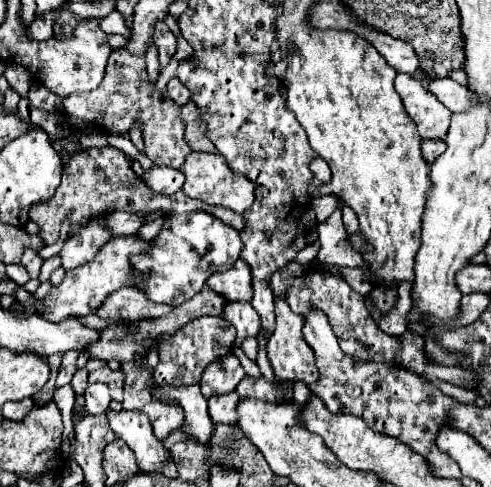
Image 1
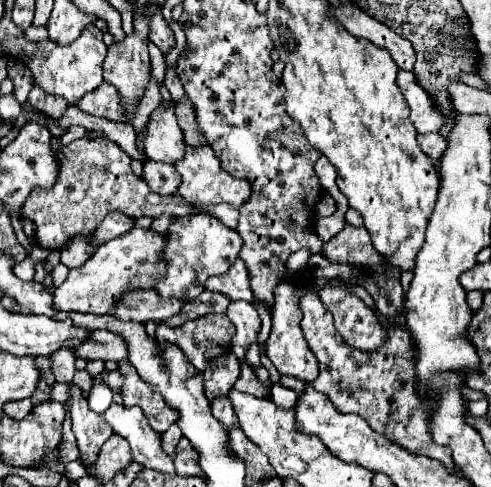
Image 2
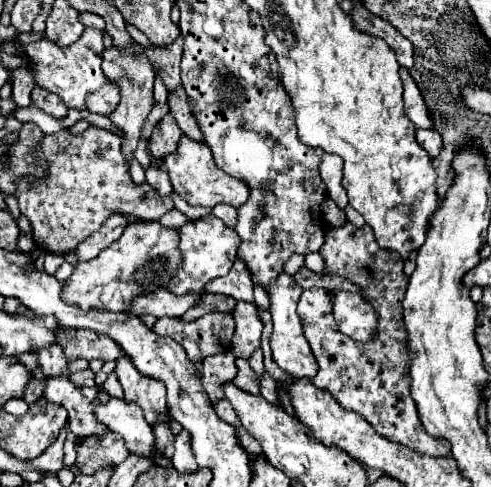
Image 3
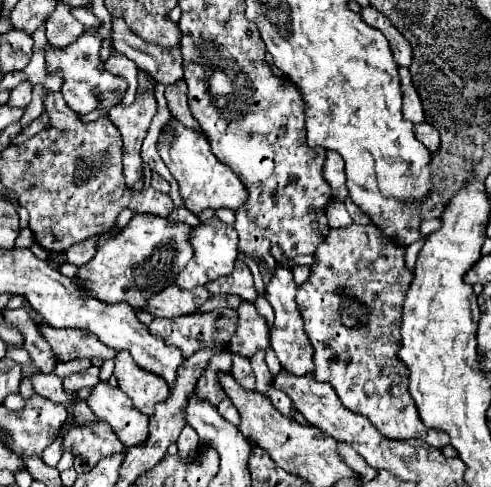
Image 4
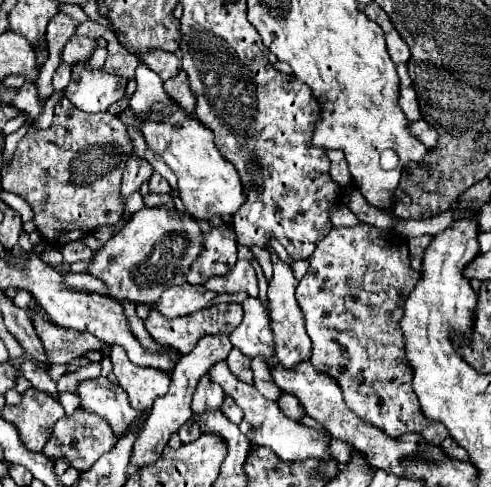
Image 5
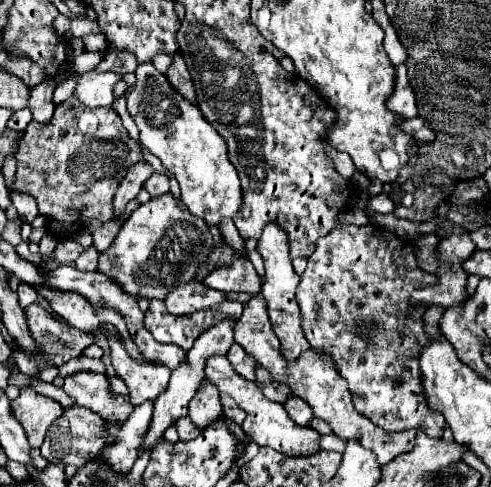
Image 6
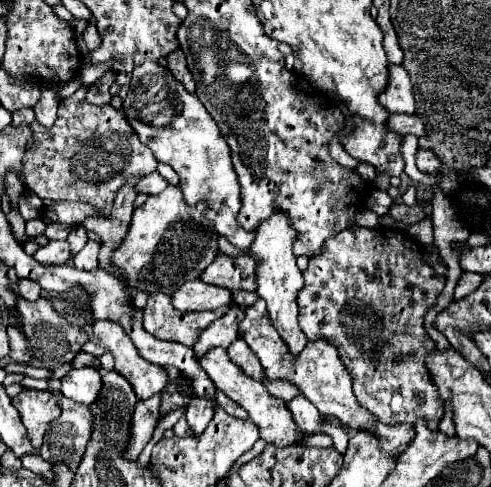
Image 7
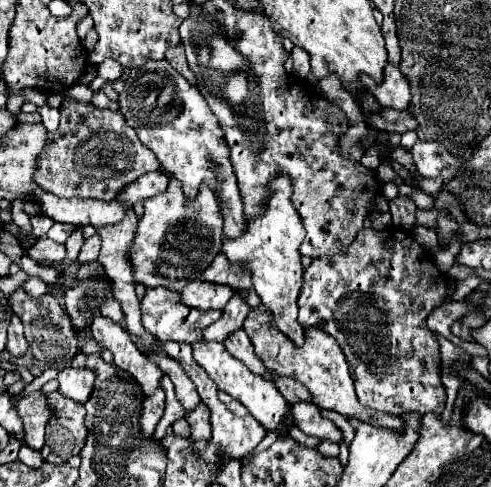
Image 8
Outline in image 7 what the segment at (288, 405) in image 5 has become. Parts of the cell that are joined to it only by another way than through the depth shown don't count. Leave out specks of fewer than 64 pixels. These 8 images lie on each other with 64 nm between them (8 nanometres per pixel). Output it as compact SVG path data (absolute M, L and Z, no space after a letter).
M296 396L294 400L288 402L288 410L292 412L296 426L304 434L316 434L316 432L320 432L324 420L322 420L320 412L316 412L316 406L310 400L306 400L304 396Z

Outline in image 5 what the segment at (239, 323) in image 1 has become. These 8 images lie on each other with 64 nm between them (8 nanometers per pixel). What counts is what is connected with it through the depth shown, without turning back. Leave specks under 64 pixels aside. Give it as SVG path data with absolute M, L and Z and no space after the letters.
M248 298L242 302L244 320L230 334L230 342L246 356L264 356L266 360L274 356L276 344L270 330L270 316L266 310L258 310L254 304L262 304L260 298Z

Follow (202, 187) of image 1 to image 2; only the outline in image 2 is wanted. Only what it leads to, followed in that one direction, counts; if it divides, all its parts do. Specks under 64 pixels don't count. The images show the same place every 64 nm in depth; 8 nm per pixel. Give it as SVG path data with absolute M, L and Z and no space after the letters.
M186 146L184 160L178 160L172 166L182 176L182 182L178 186L178 194L184 200L188 200L190 204L220 204L220 202L226 202L226 204L238 208L242 202L246 202L250 198L250 192L252 192L250 182L238 180L238 178L232 178L230 174L226 174L220 168L220 162L216 160L210 146L196 146L196 148Z

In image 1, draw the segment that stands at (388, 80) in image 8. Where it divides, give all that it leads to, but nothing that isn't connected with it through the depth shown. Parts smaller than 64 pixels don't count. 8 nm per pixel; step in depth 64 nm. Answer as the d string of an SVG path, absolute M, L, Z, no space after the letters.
M410 74L396 76L396 90L404 102L406 112L416 122L420 136L444 138L450 124L450 110L440 104L434 96L424 92L424 84Z

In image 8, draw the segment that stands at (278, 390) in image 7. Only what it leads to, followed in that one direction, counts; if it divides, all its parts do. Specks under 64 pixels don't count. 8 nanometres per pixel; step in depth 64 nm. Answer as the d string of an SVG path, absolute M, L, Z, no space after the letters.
M280 376L280 378L276 378L276 386L282 392L282 396L288 400L288 404L296 404L296 400L312 402L312 396L308 396L308 390L298 380L292 380L288 376Z

